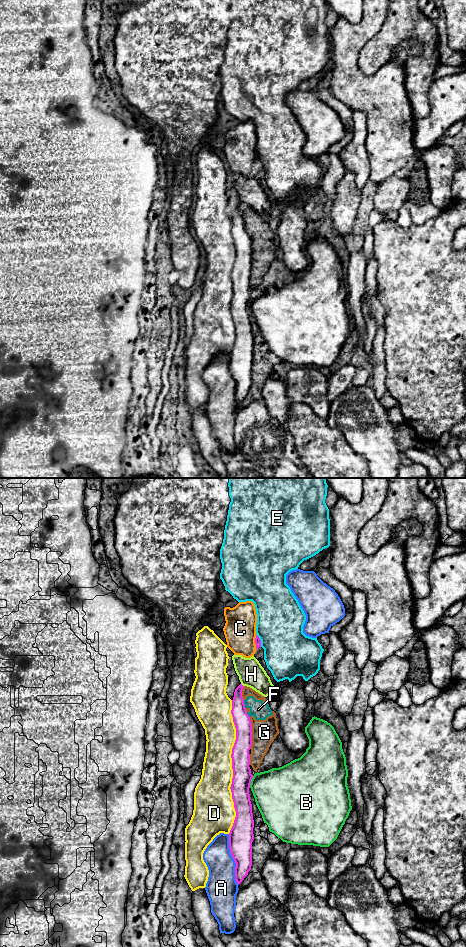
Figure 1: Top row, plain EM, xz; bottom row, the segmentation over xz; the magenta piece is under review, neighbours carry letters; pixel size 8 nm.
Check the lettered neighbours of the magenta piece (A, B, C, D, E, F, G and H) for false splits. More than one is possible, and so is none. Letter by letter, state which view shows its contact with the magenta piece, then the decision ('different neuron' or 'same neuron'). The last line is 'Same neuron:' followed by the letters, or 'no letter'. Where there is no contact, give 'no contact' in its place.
A: contact in xz; different neuron
B: contact in xz; different neuron
C: contact in xz; different neuron
D: contact in xz; different neuron
E: contact in xz; different neuron
F: contact in xz; different neuron
G: contact in xz; different neuron
H: contact in xz; different neuron
Same neuron: no letter

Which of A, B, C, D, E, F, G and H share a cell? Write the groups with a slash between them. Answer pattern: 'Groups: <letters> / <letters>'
Groups: A / B / C / D / E / F G / H

